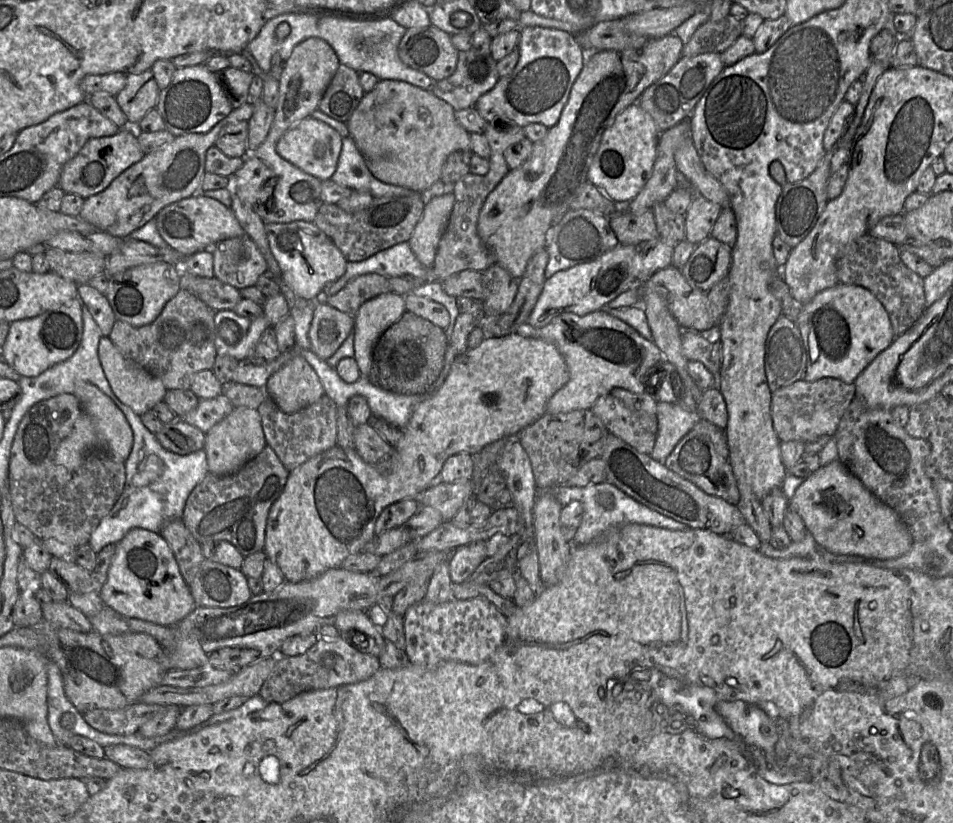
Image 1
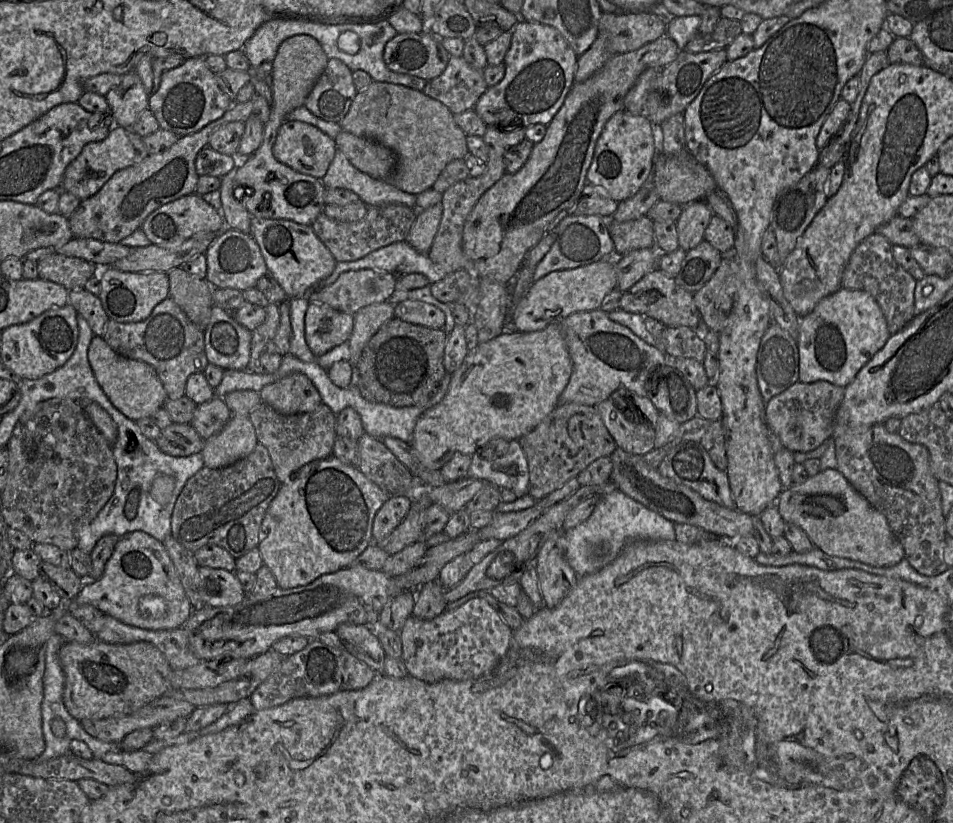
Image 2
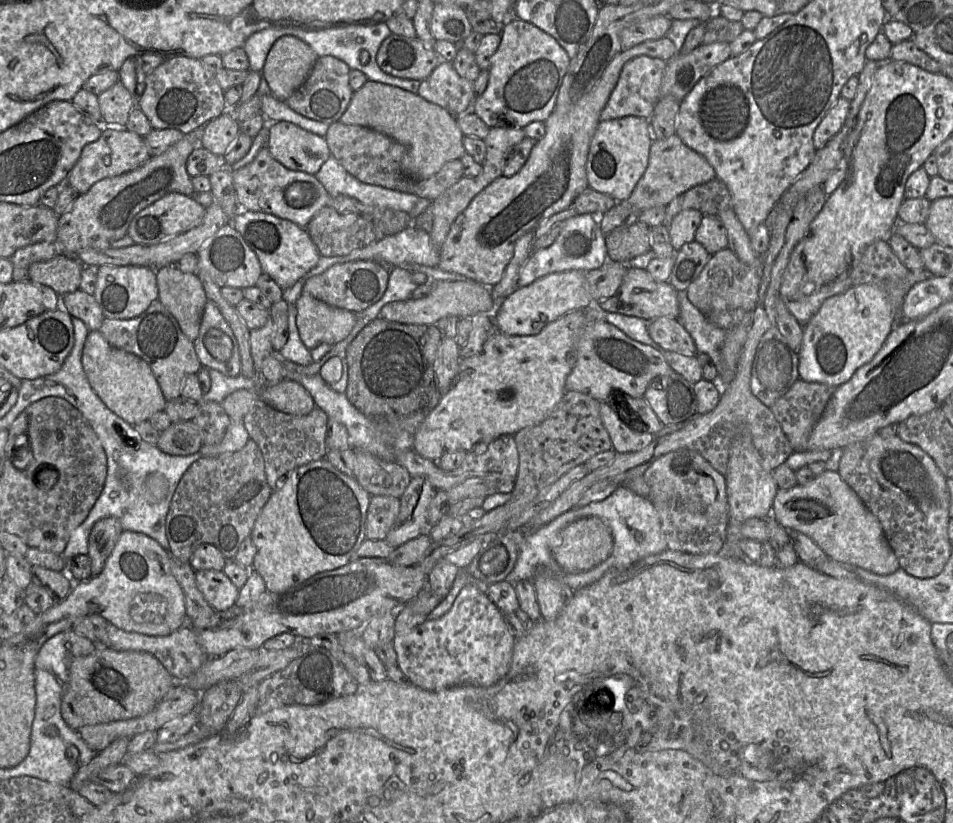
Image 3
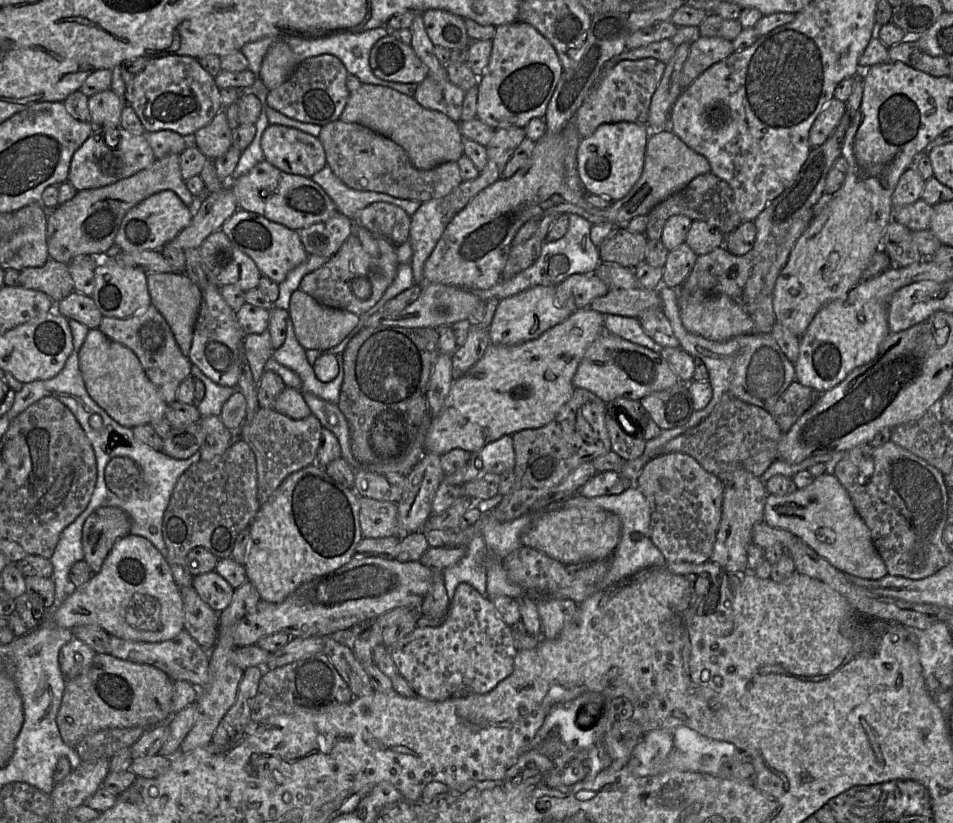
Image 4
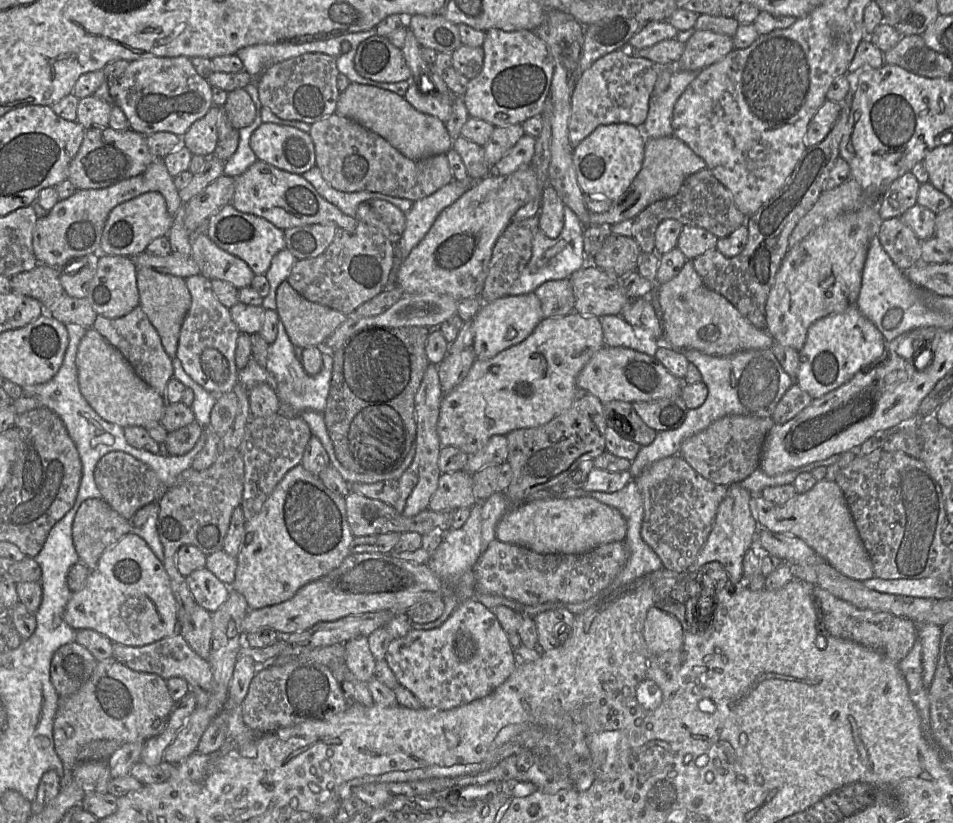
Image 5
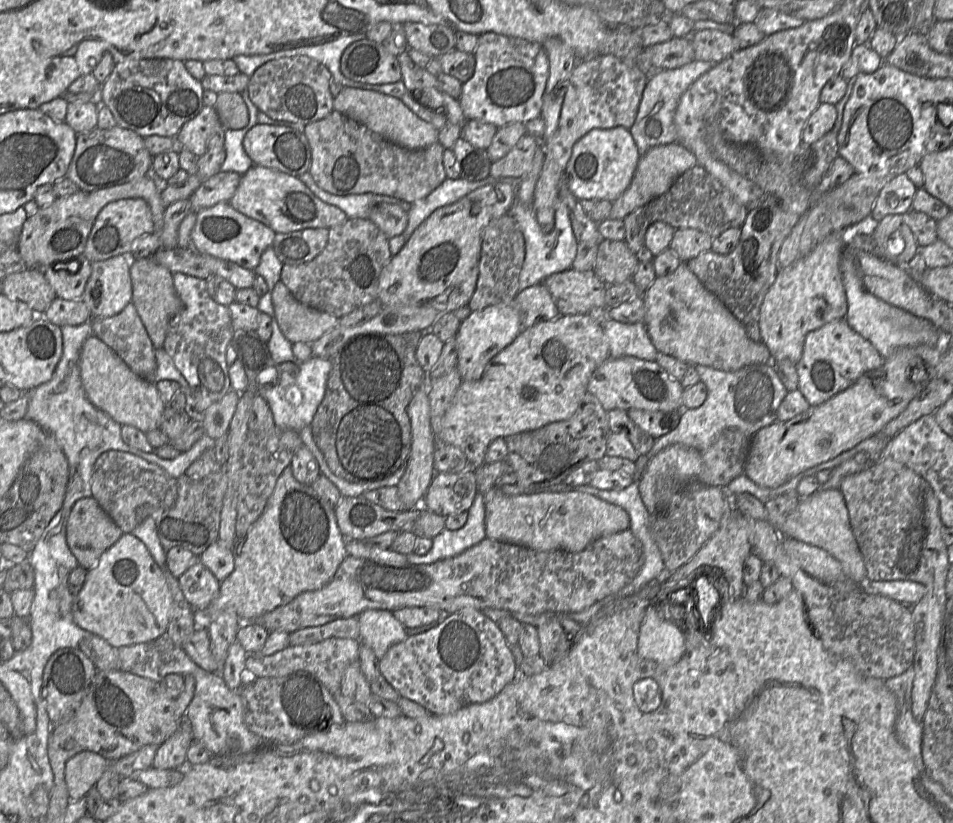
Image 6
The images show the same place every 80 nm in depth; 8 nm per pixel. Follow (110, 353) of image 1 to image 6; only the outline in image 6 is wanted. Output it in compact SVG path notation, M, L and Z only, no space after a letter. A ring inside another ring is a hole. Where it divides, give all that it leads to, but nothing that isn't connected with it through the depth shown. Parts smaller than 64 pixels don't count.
M96 335L83 343L80 359L80 376L90 402L121 425L127 424L145 432L159 428L166 403L155 383L136 375L127 364Z

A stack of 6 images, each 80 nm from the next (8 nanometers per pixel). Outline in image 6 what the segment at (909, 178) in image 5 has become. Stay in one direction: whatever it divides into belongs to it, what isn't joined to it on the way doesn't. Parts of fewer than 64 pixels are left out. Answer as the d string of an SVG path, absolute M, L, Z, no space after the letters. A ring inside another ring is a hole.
M904 173L890 181L879 193L871 217L878 223L888 215L905 215L912 209L918 188Z

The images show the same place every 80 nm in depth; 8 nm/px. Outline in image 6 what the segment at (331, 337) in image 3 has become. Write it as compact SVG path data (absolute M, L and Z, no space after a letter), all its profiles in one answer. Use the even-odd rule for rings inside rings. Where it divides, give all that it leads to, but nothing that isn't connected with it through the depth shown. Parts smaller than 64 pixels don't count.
M280 280L272 290L272 303L274 320L291 343L311 344L339 323L339 318L296 300Z

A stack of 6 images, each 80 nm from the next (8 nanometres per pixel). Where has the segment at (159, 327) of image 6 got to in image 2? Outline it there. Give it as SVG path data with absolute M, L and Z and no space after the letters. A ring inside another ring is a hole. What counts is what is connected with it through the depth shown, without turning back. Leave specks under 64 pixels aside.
M182 267L171 269L167 275L169 278L169 297L193 323L205 329L213 306L213 287L206 279L193 276Z

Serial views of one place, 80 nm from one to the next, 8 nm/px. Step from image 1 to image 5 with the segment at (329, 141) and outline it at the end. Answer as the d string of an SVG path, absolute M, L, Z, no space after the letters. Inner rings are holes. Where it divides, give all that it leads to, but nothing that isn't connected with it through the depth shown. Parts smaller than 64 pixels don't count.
M263 122L252 133L249 145L259 161L290 173L302 175L316 164L312 138L308 133L291 126Z

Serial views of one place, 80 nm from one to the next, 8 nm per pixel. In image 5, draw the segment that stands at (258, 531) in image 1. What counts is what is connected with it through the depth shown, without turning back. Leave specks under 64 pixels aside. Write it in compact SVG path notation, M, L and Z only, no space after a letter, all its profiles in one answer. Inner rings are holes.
M237 448L227 449L220 455L210 468L197 471L189 468L180 473L172 487L158 502L159 514L157 518L157 532L164 549L164 568L169 576L170 585L177 603L178 632L179 625L188 619L196 606L195 599L188 587L186 577L178 570L176 565L177 552L182 546L194 546L205 555L223 550L224 539L227 534L231 516L234 510L241 505L244 489L244 461Z

